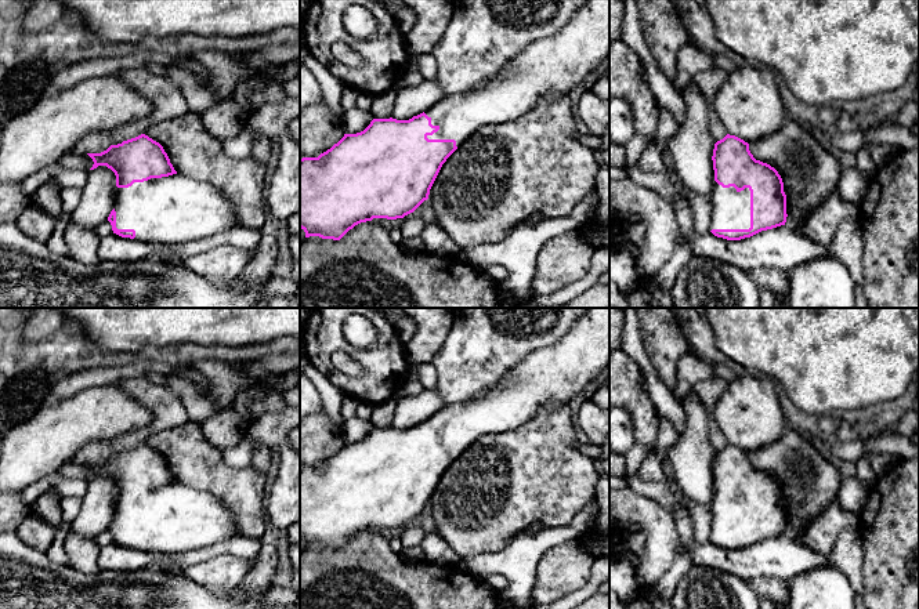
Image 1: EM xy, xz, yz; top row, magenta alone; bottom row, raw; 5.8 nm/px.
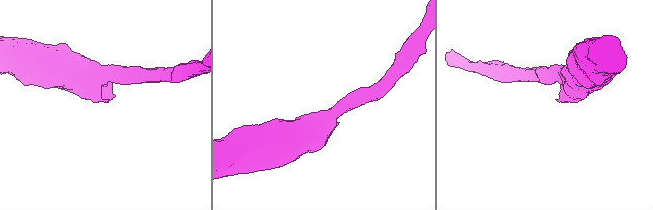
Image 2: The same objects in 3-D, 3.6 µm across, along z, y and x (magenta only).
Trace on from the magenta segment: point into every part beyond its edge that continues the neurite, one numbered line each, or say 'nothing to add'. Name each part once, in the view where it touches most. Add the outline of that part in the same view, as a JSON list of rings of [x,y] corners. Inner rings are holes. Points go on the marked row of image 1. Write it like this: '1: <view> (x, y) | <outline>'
1: yz (728, 209) | [[[714,181],[710,196],[712,229],[749,229],[750,228],[750,191],[738,192],[734,186],[723,188]]]

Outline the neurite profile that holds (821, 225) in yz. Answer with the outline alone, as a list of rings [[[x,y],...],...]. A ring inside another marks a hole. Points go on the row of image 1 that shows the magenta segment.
[[[836,193],[828,196],[802,224],[799,233],[828,246],[846,220],[858,215],[858,206],[843,202]]]

